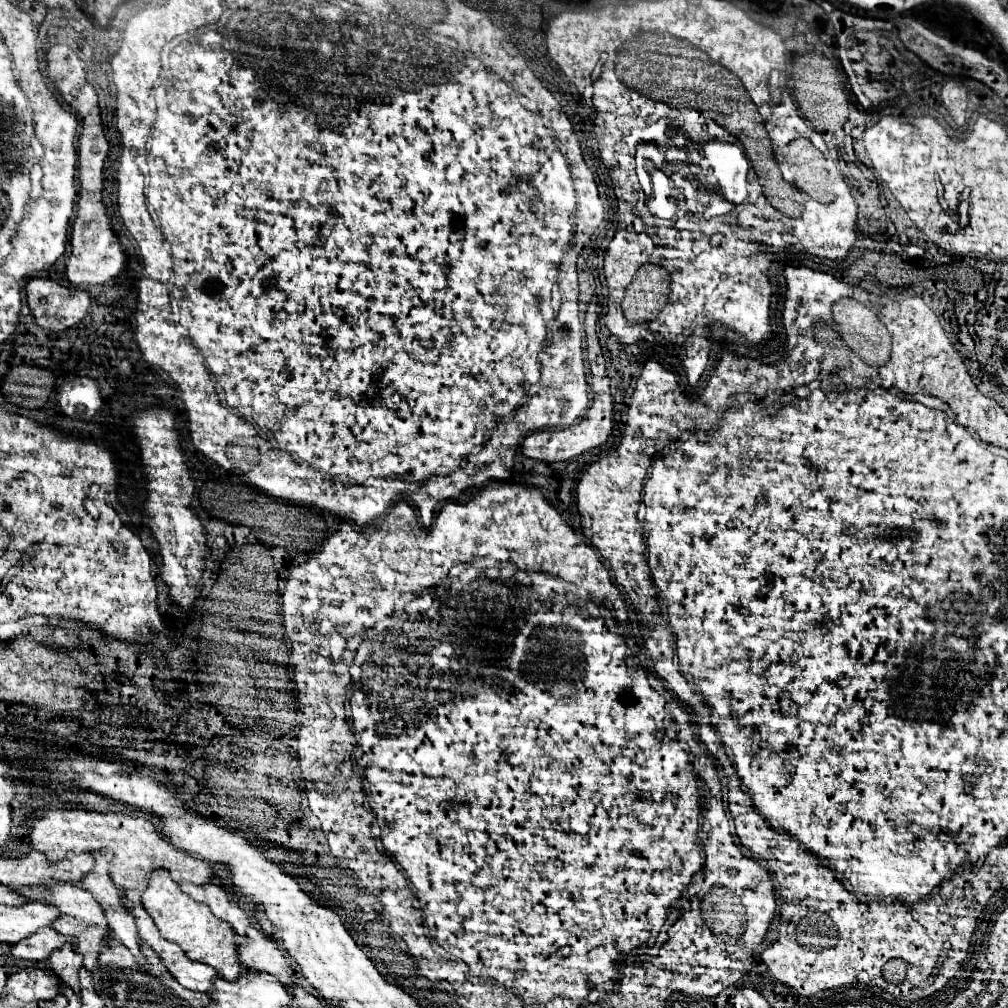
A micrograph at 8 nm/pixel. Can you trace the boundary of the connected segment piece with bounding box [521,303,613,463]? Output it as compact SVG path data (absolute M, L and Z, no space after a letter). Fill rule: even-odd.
M589 303L587 309L587 317L585 317L585 333L587 333L587 361L589 361L589 385L591 385L591 409L587 411L587 415L581 419L581 423L563 429L563 431L546 431L540 430L531 433L529 437L523 439L521 443L521 451L525 457L537 459L537 461L545 461L545 463L553 463L553 461L569 461L575 458L575 455L581 455L593 447L599 447L601 443L607 441L611 429L613 429L613 397L609 391L609 379L605 373L605 359L601 353L601 345L597 339L597 319L599 319L599 311L595 303Z

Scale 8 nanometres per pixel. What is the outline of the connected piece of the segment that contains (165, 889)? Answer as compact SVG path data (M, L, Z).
M165 869L153 871L149 879L149 887L143 891L141 903L147 909L147 913L153 917L159 933L165 939L177 943L189 959L211 965L217 971L217 975L227 981L235 981L235 977L239 977L241 963L239 963L237 943L235 943L237 933L231 929L231 925L217 919L207 909L207 905L197 903L189 895L185 895Z

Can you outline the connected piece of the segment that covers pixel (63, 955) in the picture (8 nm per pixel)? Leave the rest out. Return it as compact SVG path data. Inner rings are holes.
M71 943L63 945L61 949L55 949L47 957L47 963L49 963L51 971L63 983L67 983L75 993L79 993L79 977L77 977L77 971L83 965L83 957L79 957L79 953L75 953L75 947Z

